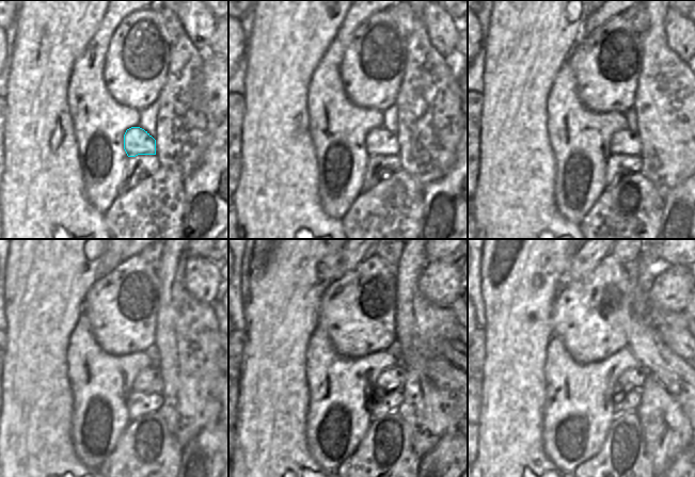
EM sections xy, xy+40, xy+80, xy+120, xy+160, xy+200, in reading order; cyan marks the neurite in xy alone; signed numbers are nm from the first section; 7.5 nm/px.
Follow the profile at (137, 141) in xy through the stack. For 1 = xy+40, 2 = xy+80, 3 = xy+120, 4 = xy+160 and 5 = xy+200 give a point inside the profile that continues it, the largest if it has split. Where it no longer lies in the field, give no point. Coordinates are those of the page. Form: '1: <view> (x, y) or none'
1: xy+40 (379, 141)
2: xy+80 (625, 142)
3: xy+120 (149, 380)
4: xy+160 (394, 378)
5: xy+200 (633, 379)

